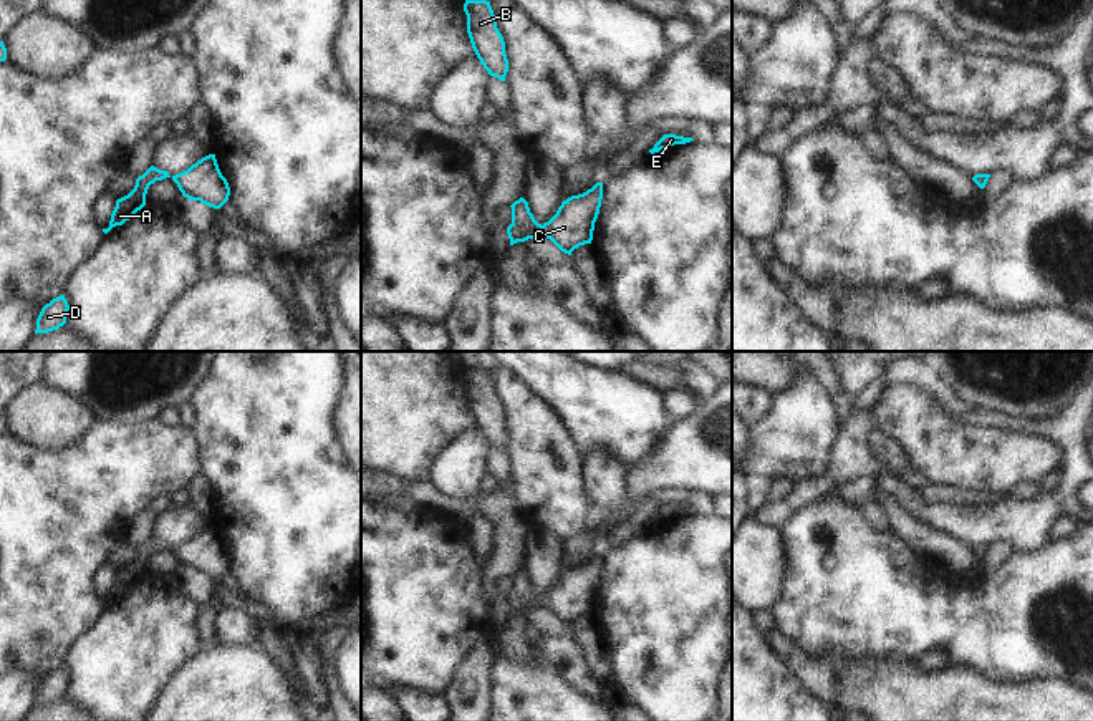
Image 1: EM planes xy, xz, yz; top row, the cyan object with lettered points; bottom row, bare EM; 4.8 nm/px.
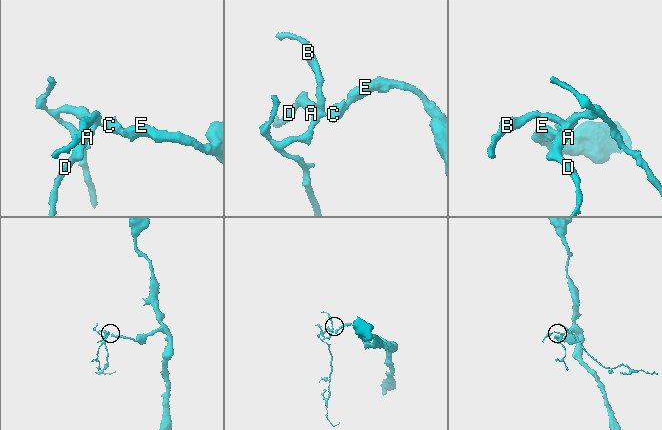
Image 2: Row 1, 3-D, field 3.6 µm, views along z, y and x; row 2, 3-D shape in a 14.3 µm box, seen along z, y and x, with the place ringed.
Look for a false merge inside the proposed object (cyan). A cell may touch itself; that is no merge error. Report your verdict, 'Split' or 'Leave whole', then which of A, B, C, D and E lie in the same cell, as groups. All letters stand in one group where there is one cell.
Leave whole. Groups: A B C D E

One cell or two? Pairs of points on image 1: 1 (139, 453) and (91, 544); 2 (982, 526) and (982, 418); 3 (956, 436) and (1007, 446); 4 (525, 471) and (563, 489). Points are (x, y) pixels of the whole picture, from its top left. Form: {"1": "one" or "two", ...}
{"1": "one", "2": "one", "3": "one", "4": "one"}

